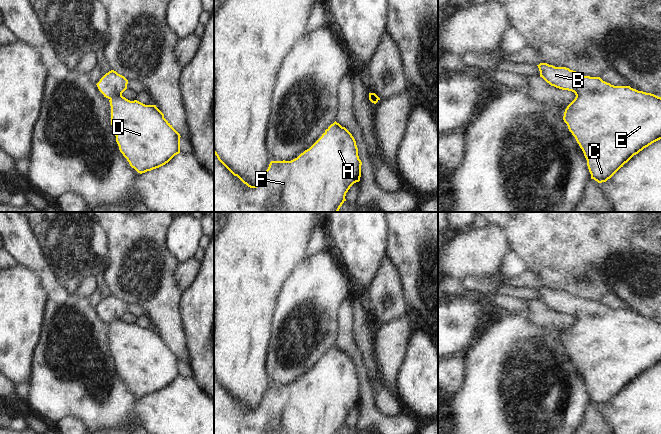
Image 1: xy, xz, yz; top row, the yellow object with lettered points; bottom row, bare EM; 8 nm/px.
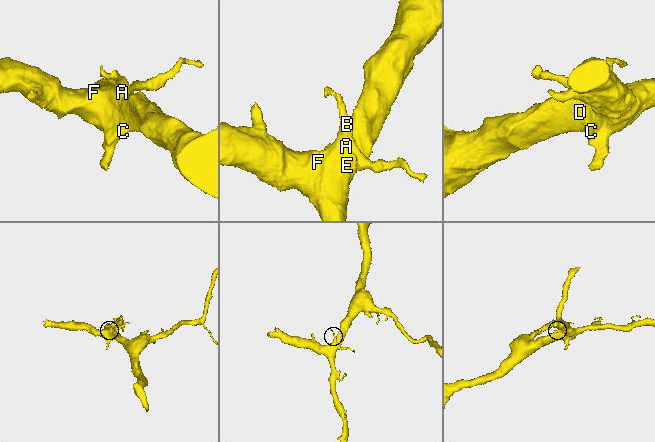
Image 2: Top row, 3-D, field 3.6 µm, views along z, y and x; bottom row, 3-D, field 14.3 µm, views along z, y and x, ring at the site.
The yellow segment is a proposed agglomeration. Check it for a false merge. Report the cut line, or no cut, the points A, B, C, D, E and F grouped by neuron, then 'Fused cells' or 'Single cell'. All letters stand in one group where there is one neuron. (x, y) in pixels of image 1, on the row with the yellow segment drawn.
No split. Groups: A B C D E F. Single cell.

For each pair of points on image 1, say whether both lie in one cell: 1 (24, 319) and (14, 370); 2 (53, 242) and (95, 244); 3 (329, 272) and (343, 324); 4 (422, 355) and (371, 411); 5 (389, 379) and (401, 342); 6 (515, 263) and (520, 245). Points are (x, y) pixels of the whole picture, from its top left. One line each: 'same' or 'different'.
1: same
2: same
3: different
4: different
5: same
6: different

